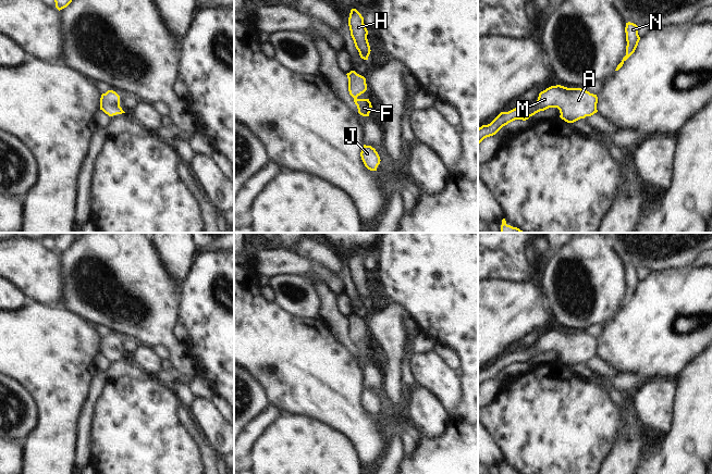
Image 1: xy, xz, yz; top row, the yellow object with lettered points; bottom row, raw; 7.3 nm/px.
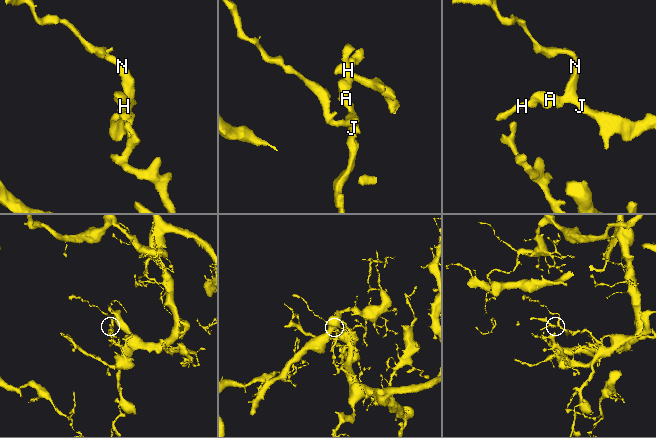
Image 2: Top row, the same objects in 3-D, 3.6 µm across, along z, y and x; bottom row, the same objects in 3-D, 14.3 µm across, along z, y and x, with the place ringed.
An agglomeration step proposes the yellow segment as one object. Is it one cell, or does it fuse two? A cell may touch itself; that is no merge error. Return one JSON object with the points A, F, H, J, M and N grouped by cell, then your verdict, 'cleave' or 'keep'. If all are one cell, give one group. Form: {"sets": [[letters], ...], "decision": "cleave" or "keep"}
{"sets": [["A", "F", "H", "J", "M", "N"]], "decision": "keep"}

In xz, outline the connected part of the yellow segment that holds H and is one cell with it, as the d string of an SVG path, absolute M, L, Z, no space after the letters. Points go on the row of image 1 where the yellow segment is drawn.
M356 9L351 10L348 26L351 36L354 40L356 49L359 52L360 58L364 60L368 60L371 51L367 39L368 30L364 24L364 17Z

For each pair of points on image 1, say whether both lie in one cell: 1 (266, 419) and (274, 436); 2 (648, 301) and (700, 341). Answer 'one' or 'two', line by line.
1: two
2: one

